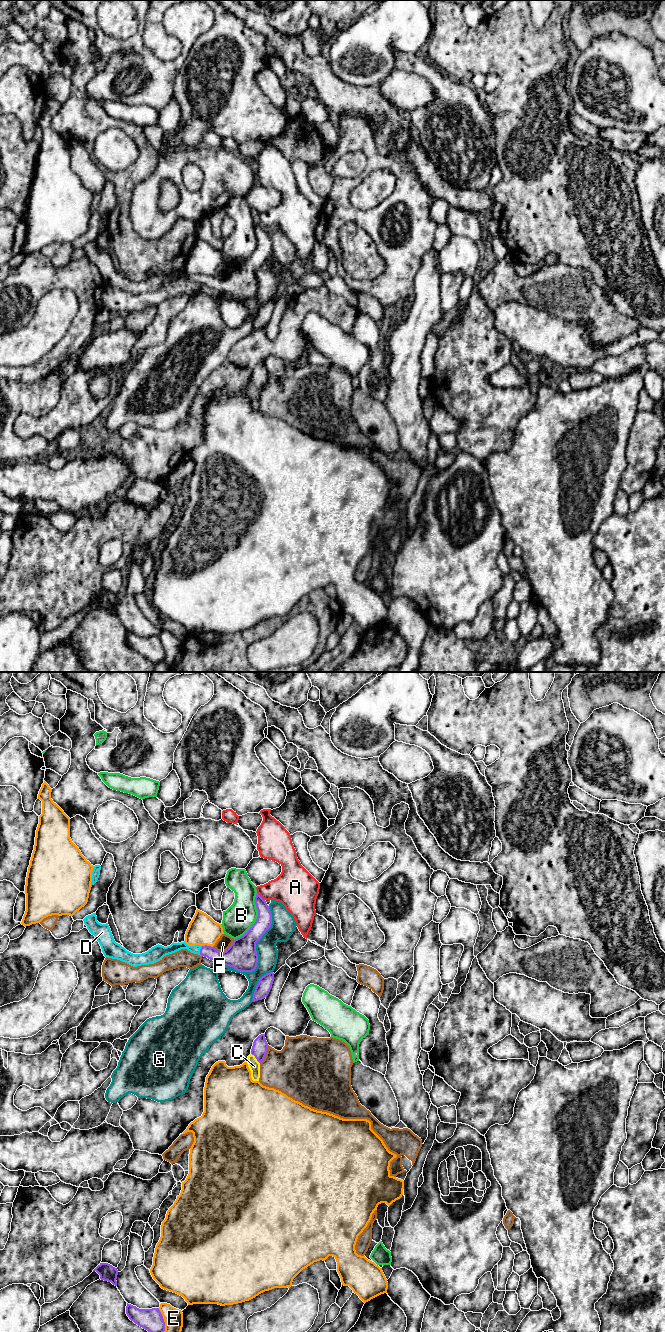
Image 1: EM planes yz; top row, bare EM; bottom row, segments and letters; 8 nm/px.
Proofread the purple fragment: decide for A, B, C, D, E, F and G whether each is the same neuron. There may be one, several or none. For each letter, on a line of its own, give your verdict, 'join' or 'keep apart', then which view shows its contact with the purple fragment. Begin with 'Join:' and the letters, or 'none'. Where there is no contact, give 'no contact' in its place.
Join: D
A: keep apart | yz
B: keep apart | yz
C: keep apart | yz
D: join | yz
E: keep apart | yz
F: keep apart | yz
G: keep apart | yz

